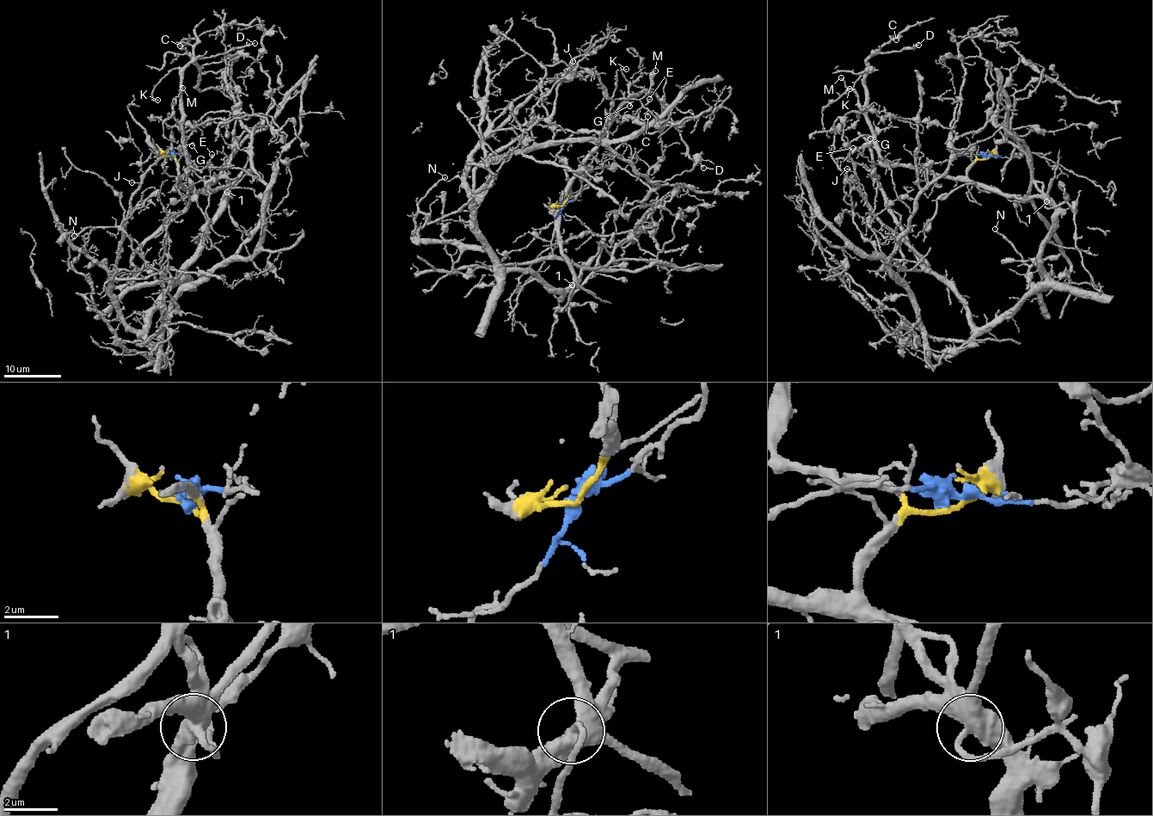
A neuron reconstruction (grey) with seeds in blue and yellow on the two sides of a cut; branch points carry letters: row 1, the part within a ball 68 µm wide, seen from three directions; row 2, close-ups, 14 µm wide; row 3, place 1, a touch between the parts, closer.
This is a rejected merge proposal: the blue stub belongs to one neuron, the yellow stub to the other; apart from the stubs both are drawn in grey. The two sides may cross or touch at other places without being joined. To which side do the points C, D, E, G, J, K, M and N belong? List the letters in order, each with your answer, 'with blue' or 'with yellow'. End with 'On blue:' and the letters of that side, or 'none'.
C: with yellow
D: with yellow
E: with yellow
G: with yellow
J: with yellow
K: with yellow
M: with yellow
N: with yellow
On blue: none

